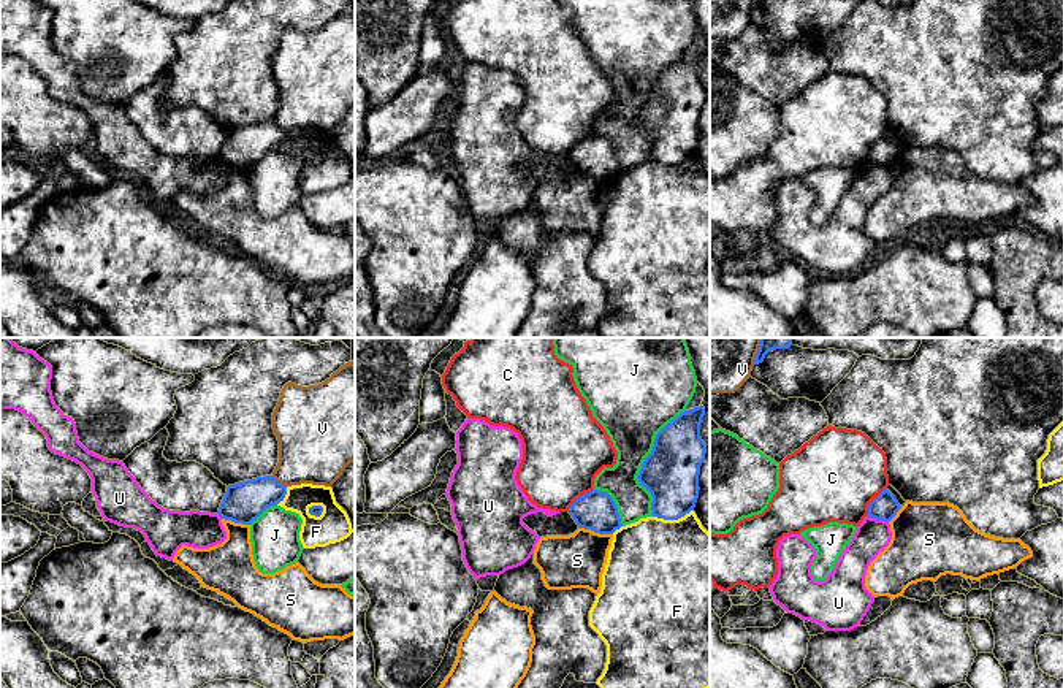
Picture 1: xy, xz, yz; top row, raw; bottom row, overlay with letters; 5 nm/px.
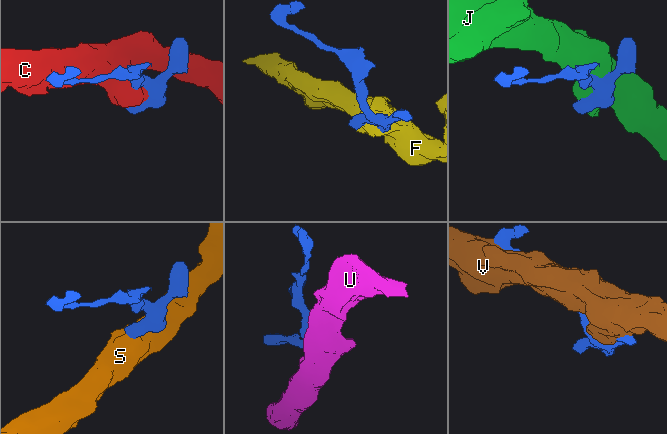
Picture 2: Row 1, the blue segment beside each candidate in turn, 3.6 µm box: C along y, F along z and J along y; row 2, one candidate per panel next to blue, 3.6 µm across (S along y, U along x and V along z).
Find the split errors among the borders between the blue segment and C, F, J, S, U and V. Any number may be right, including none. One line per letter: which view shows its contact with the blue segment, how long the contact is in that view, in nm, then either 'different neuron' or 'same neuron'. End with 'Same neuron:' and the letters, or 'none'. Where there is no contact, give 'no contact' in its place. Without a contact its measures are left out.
C: xz | 180 nm | different neuron
F: xz | 220 nm | different neuron
J: xz | 550 nm | different neuron
S: xz | 180 nm | different neuron
U: yz | 110 nm | different neuron
V: xy | 100 nm | different neuron
Same neuron: none

